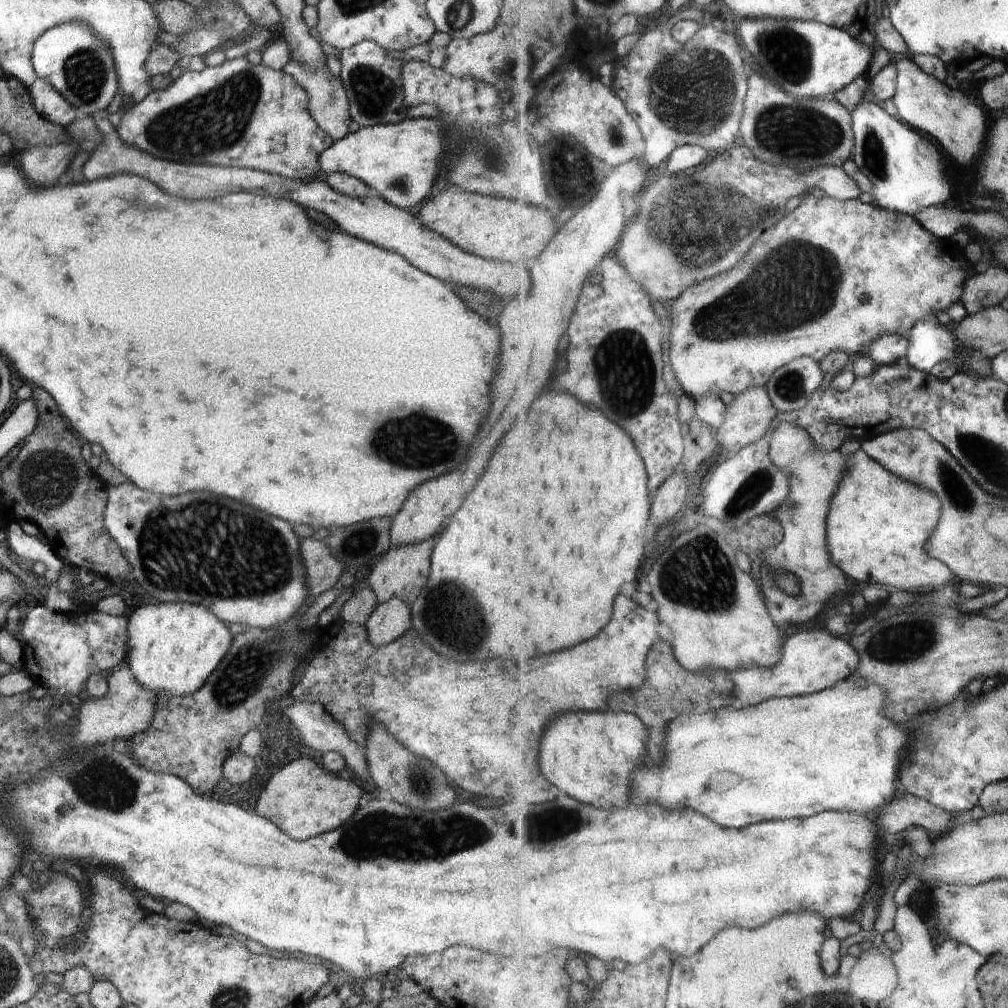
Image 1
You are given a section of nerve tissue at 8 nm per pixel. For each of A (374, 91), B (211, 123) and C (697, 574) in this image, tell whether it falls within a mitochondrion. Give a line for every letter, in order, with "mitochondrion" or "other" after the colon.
A: mitochondrion
B: mitochondrion
C: mitochondrion

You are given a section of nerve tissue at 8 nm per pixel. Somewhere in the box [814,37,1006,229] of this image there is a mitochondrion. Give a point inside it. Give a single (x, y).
(874, 159)

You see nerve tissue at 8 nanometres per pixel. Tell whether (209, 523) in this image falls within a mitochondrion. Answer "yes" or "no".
yes

